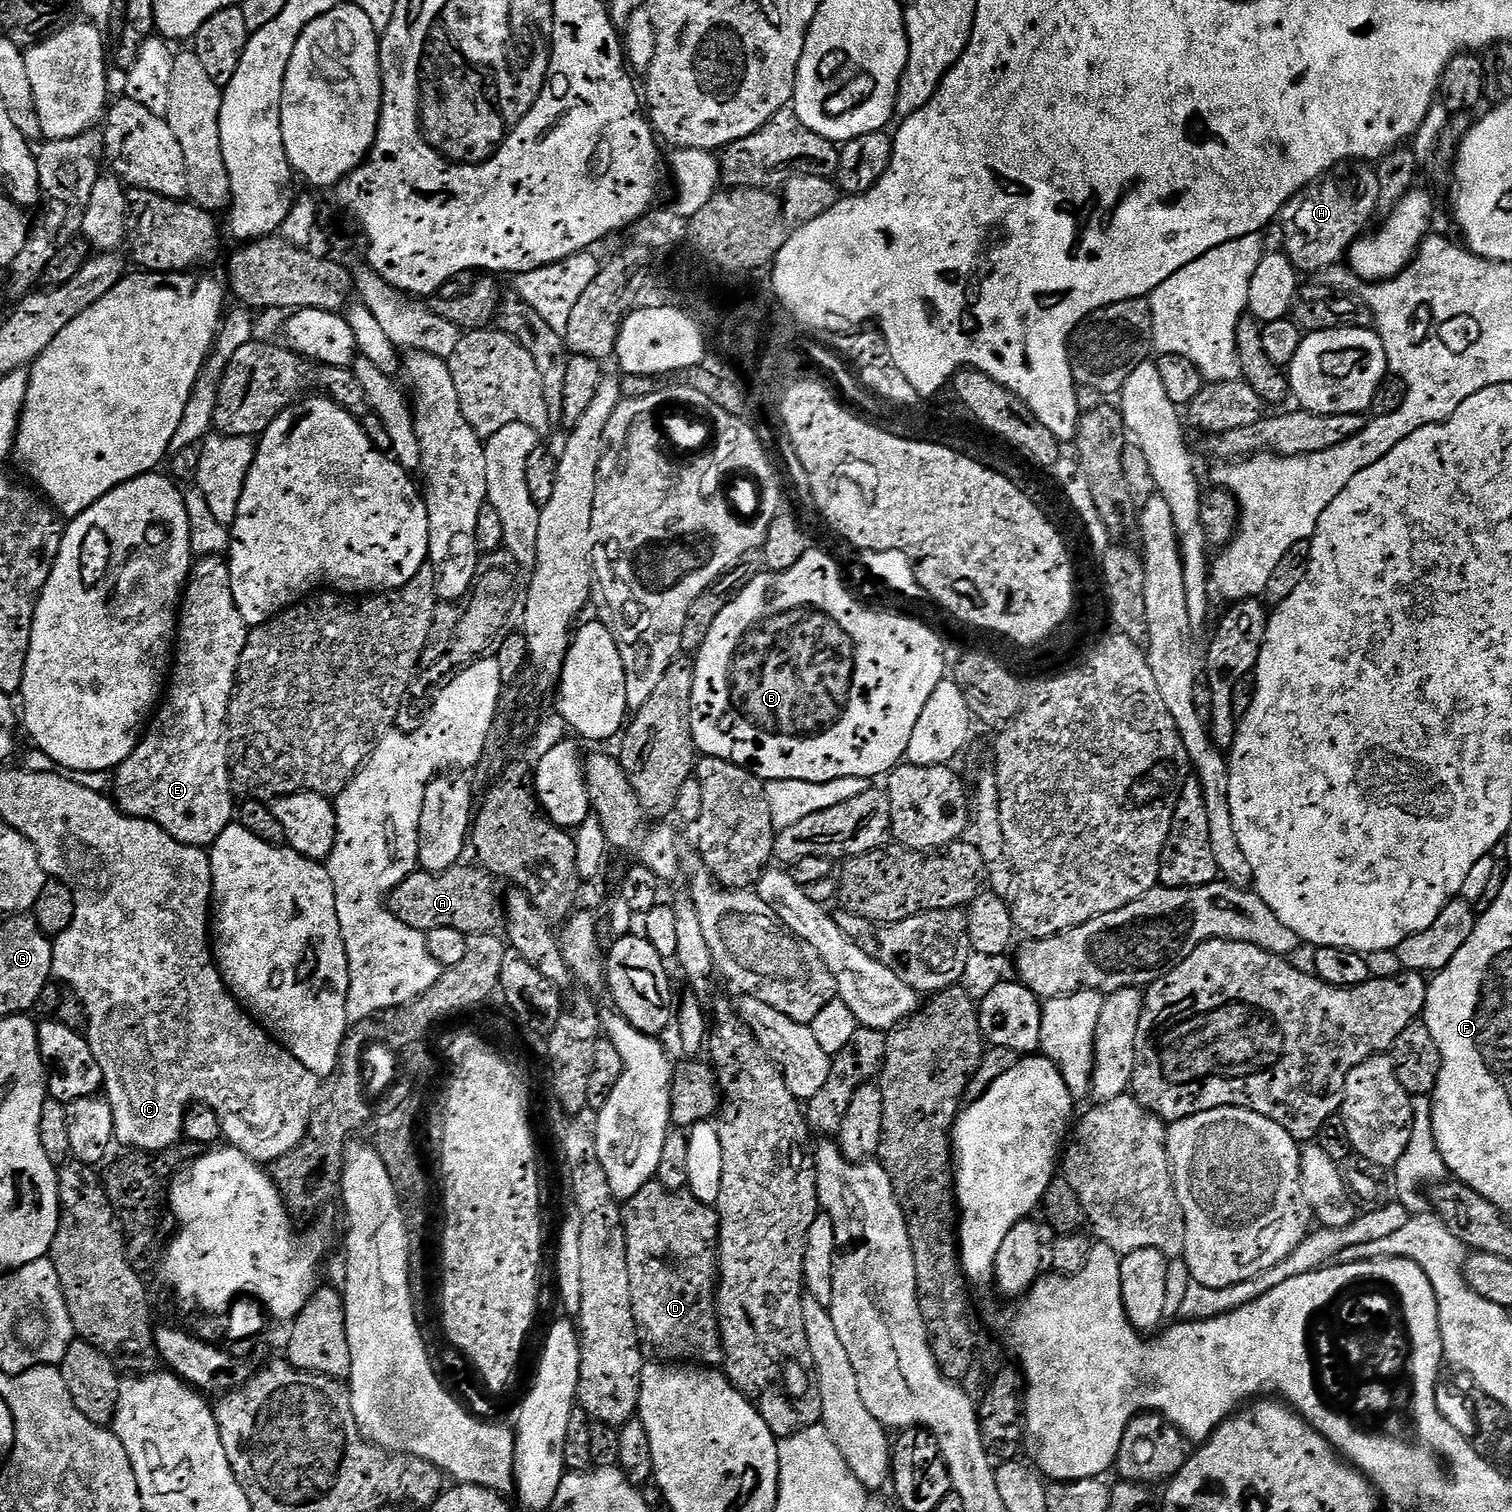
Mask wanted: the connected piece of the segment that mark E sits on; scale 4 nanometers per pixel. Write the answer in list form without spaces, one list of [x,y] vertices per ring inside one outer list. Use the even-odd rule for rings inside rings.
[[[223,555],[199,557],[193,563],[192,572],[188,576],[188,583],[185,584],[182,593],[181,607],[177,619],[177,638],[174,642],[172,665],[166,686],[166,697],[149,721],[140,745],[132,751],[130,758],[126,758],[126,762],[122,762],[119,768],[115,769],[114,779],[110,784],[111,795],[114,797],[114,803],[120,811],[139,820],[154,822],[162,830],[166,830],[166,834],[170,834],[170,838],[174,838],[186,846],[194,846],[205,850],[211,849],[217,838],[222,834],[222,830],[227,828],[234,820],[234,804],[232,808],[234,793],[232,791],[231,774],[231,737],[227,733],[227,721],[229,704],[232,701],[236,684],[237,666],[240,664],[242,650],[245,649],[245,644],[248,641],[248,634],[249,629],[238,612],[237,603],[234,602],[234,594],[230,590],[230,570],[228,569],[227,559]]]

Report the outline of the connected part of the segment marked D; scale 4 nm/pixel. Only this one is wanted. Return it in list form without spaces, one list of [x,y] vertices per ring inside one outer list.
[[[653,1182],[642,1186],[638,1194],[623,1201],[624,1233],[626,1234],[626,1262],[630,1270],[630,1298],[636,1319],[636,1331],[640,1334],[640,1343],[649,1353],[653,1352],[660,1362],[687,1362],[692,1366],[720,1366],[724,1362],[724,1348],[720,1344],[720,1322],[716,1319],[716,1290],[718,1287],[718,1261],[720,1259],[720,1215],[710,1204],[698,1202],[692,1193],[683,1190],[668,1190],[660,1183]]]

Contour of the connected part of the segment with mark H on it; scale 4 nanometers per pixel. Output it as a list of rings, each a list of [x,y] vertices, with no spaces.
[[[1345,162],[1337,164],[1319,182],[1303,188],[1284,208],[1284,245],[1283,251],[1292,259],[1297,273],[1324,272],[1347,257],[1351,247],[1361,239],[1364,227],[1373,222],[1378,206],[1379,180],[1376,168],[1368,162]]]

